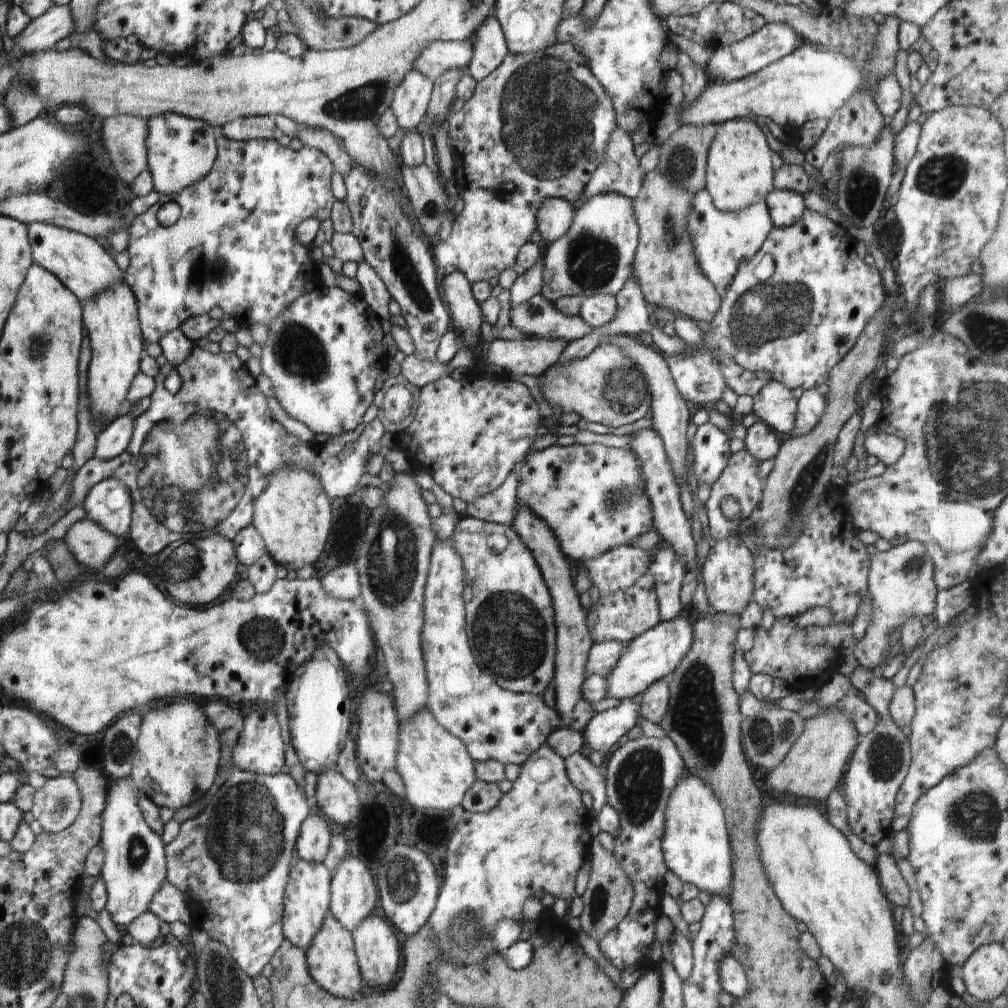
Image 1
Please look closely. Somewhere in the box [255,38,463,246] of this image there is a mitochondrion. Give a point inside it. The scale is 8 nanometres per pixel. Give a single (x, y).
(361, 103)

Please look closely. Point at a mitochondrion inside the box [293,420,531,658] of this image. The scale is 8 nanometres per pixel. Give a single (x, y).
(389, 556)

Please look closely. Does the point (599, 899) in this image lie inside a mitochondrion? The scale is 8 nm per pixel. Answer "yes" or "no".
yes

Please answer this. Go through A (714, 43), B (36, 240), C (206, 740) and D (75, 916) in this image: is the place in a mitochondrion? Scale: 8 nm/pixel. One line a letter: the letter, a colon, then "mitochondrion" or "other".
A: other
B: other
C: other
D: other

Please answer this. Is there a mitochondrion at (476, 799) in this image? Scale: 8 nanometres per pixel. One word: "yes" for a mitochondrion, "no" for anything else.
no

